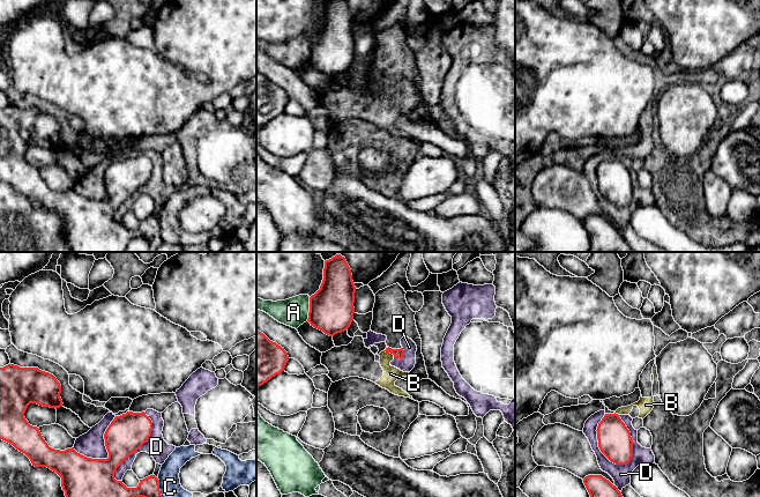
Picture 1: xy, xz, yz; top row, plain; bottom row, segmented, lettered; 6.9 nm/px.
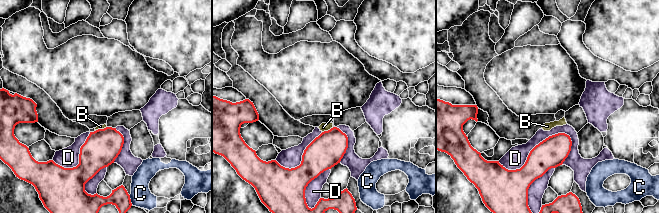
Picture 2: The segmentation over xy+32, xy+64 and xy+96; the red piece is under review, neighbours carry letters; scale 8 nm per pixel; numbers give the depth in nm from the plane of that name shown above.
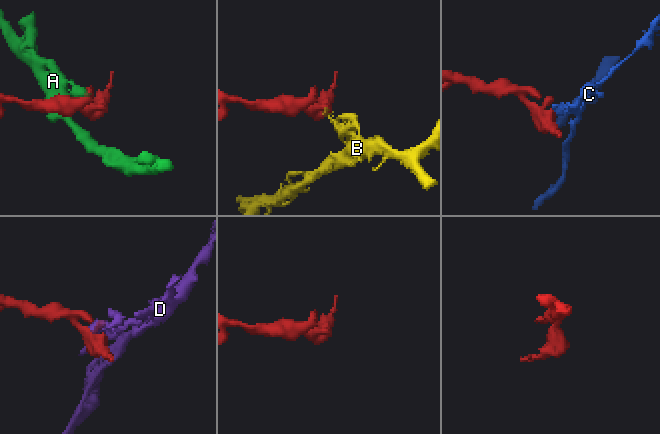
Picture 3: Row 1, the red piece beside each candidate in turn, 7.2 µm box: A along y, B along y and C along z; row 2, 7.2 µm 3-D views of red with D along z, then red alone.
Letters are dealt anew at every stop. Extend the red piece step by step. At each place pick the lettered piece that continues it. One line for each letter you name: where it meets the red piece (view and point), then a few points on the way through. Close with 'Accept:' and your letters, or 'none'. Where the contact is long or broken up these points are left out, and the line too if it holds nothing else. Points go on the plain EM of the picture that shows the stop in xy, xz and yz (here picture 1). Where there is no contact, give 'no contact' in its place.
Accept: none

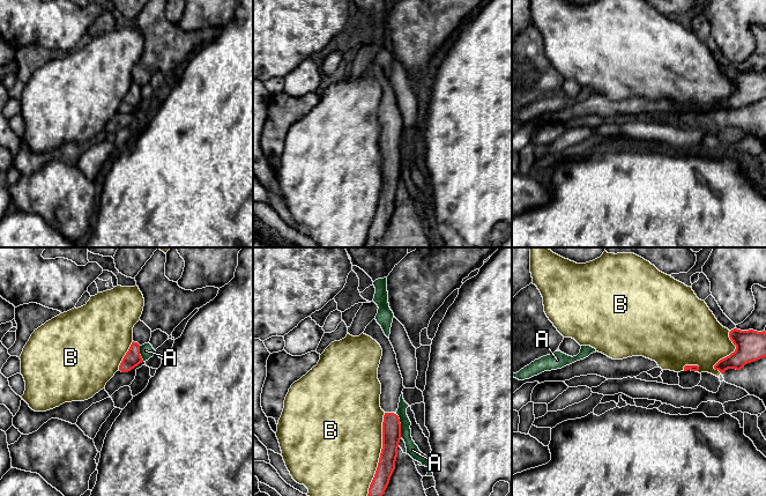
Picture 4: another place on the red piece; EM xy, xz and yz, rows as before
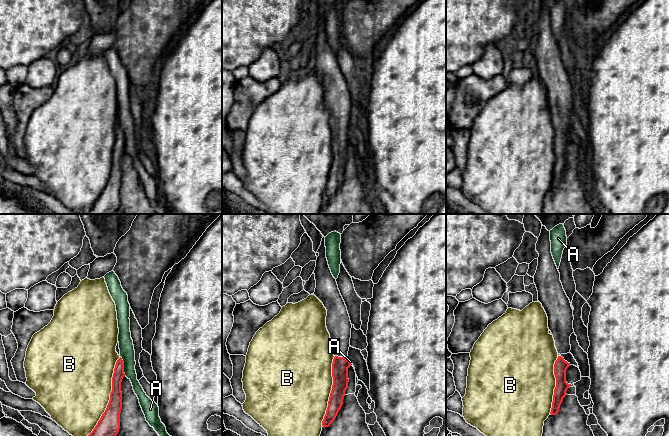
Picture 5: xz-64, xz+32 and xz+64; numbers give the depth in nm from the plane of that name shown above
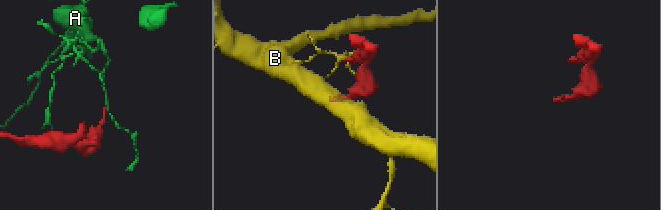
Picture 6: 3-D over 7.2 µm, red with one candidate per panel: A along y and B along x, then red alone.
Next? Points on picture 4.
Accept: none

